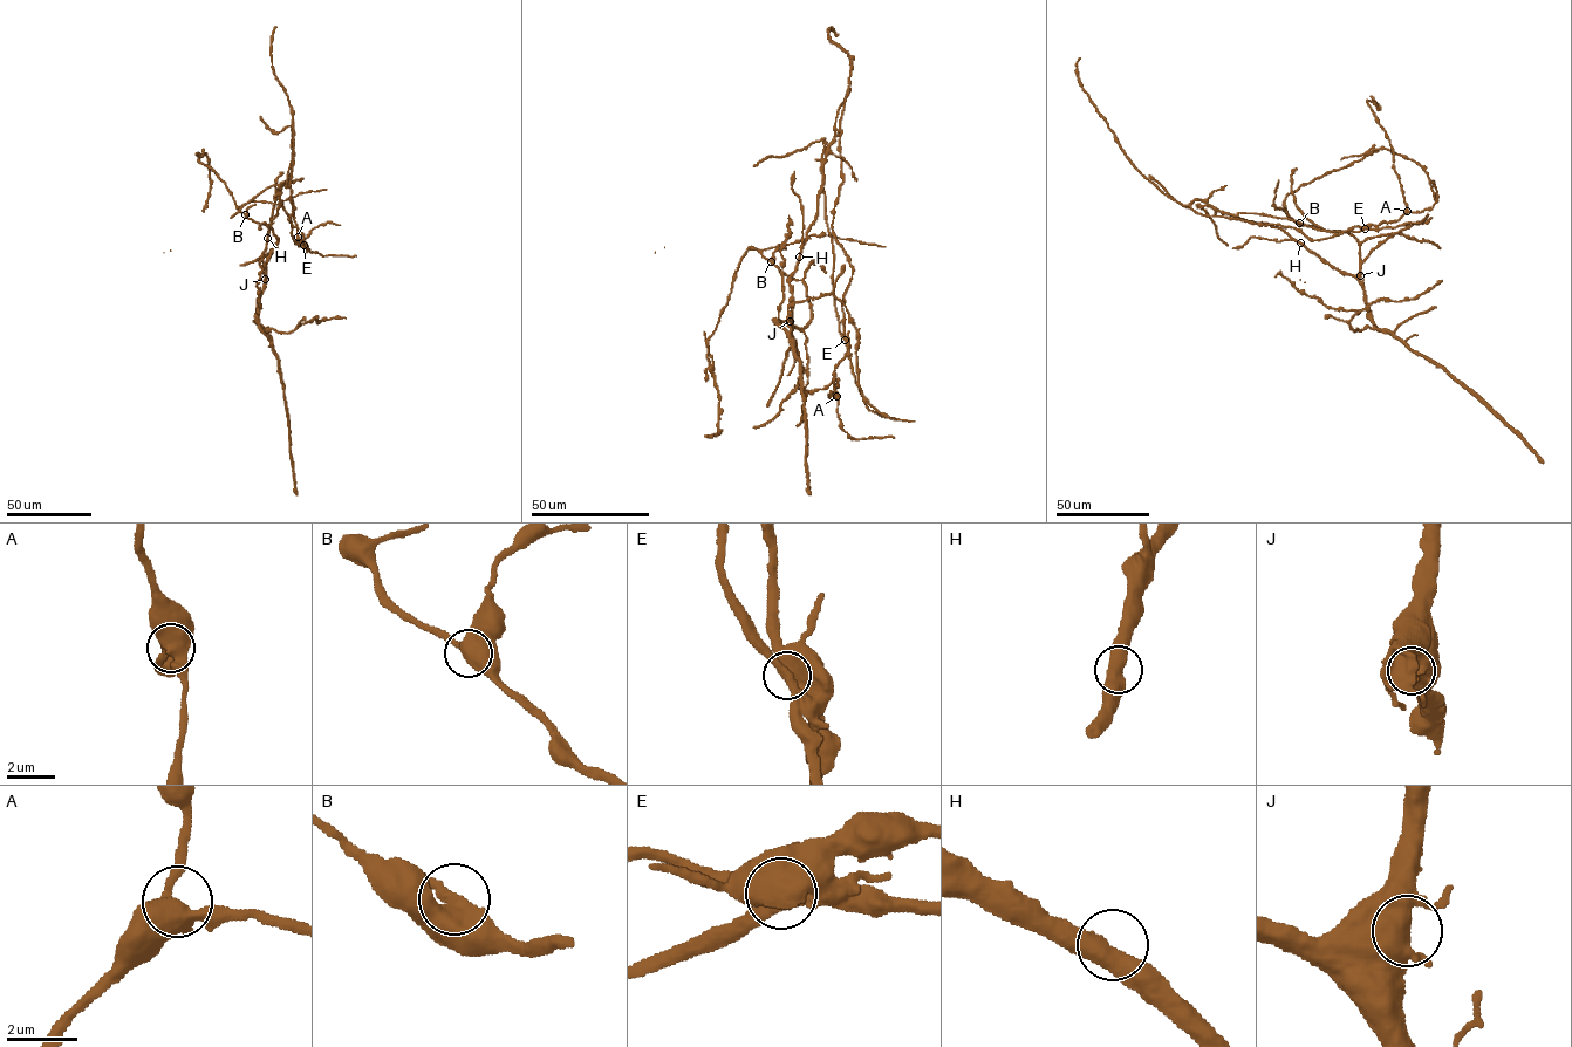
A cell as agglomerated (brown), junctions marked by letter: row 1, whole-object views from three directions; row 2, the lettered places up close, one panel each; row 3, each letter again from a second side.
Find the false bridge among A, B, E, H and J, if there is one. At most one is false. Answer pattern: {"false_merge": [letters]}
{"false_merge": ["E"]}

